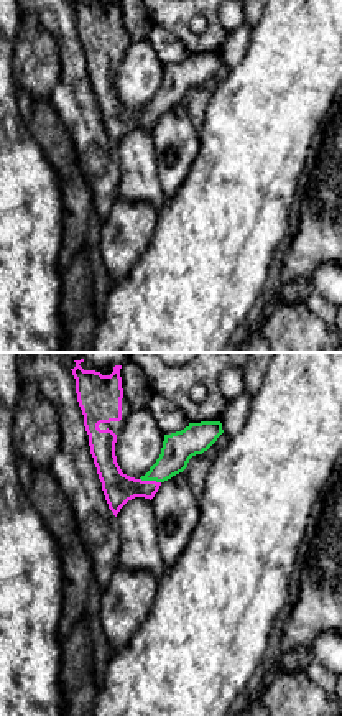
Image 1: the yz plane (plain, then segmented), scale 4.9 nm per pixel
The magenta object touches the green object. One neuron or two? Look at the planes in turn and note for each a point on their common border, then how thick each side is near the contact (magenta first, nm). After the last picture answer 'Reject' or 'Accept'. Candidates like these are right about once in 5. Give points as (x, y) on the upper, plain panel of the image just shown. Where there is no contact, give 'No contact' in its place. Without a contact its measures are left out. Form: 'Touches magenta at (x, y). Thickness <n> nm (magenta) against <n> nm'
Touches magenta at (150, 112). Thickness 150 nm (magenta) against 160 nm

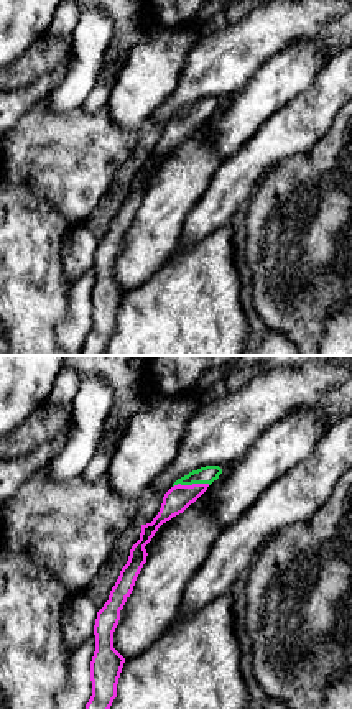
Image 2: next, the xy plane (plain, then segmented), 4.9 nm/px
Touches magenta at (193, 115). Thickness 120 nm (magenta) against 90 nm

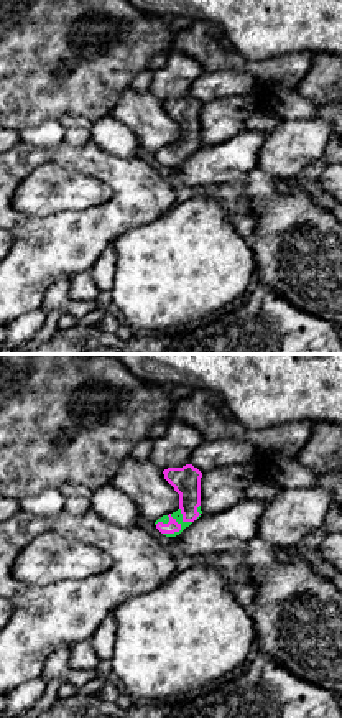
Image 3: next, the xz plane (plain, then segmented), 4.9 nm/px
Touches magenta at (173, 150). Thickness 60 nm (magenta) against 50 nm

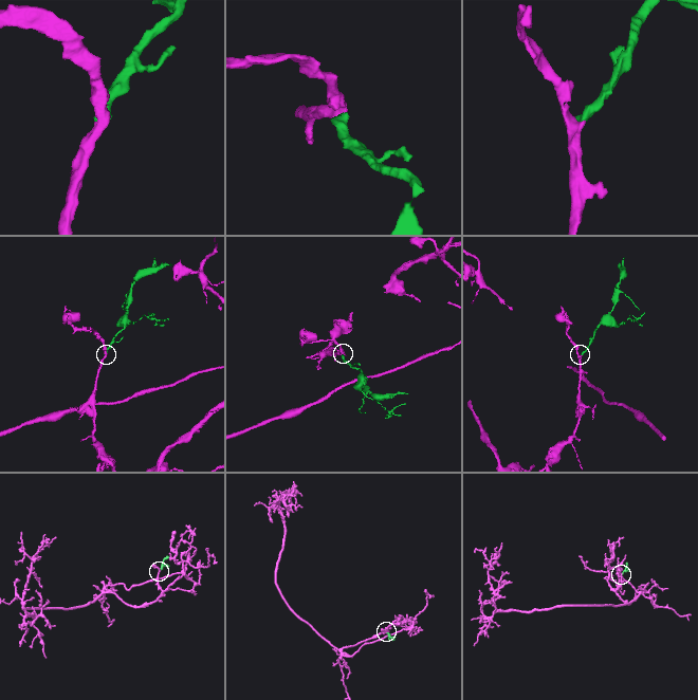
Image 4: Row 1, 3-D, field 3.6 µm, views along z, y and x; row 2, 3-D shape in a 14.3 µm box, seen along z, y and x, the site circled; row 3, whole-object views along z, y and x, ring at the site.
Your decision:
Accept

